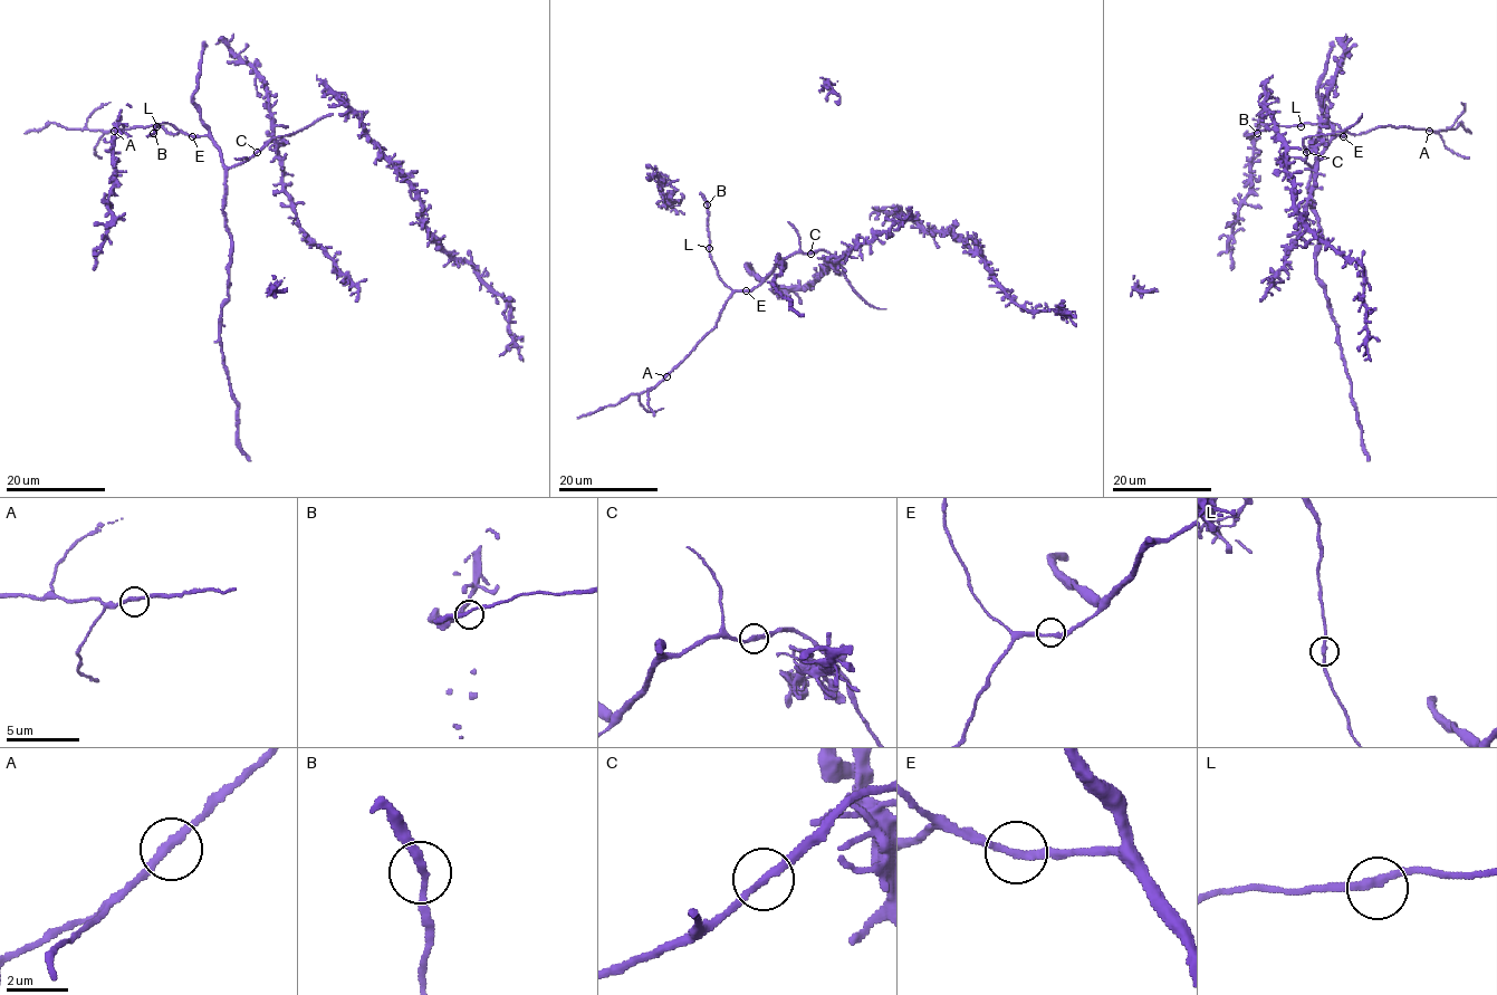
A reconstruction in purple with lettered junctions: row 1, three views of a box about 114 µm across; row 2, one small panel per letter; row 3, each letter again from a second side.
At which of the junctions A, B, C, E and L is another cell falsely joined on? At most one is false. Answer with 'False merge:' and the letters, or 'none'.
False merge: none

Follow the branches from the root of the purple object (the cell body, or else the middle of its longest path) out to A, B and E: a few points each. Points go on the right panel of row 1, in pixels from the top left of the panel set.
A: (1323, 112), (1320, 137), (1304, 140), (1311, 166), (1323, 149), (1344, 132), (1359, 134), (1387, 126), (1429, 131)
B: (1323, 112), (1320, 137), (1304, 140), (1311, 166), (1335, 136), (1343, 136), (1337, 124), (1275, 126), (1257, 133)
E: (1323, 112), (1320, 137), (1315, 140), (1308, 136), (1304, 140), (1306, 162), (1311, 166), (1335, 136), (1343, 136)

